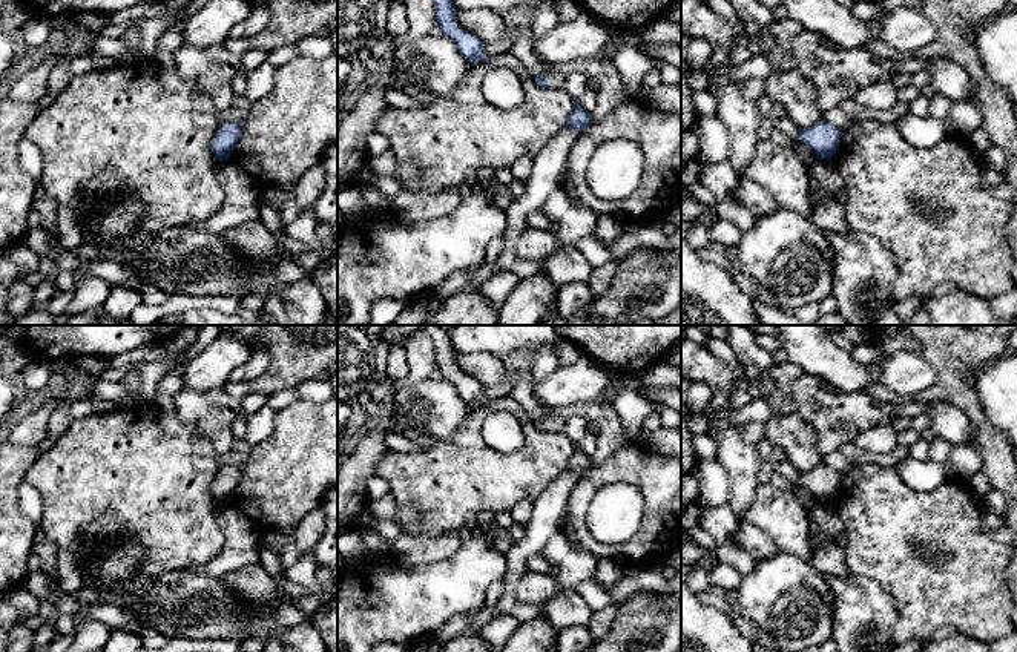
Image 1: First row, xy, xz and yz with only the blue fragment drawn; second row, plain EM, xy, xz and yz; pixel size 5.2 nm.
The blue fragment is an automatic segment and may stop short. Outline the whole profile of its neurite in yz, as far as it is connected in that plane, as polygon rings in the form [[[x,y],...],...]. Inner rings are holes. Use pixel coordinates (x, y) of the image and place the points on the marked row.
[[[775,103],[770,120],[775,129],[785,133],[792,141],[801,140],[807,143],[819,160],[830,160],[839,147],[842,133],[825,120],[818,121],[811,127],[798,129],[778,103]]]

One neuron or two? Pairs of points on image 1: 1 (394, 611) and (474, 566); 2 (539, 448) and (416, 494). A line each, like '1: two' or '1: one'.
1: one
2: one

